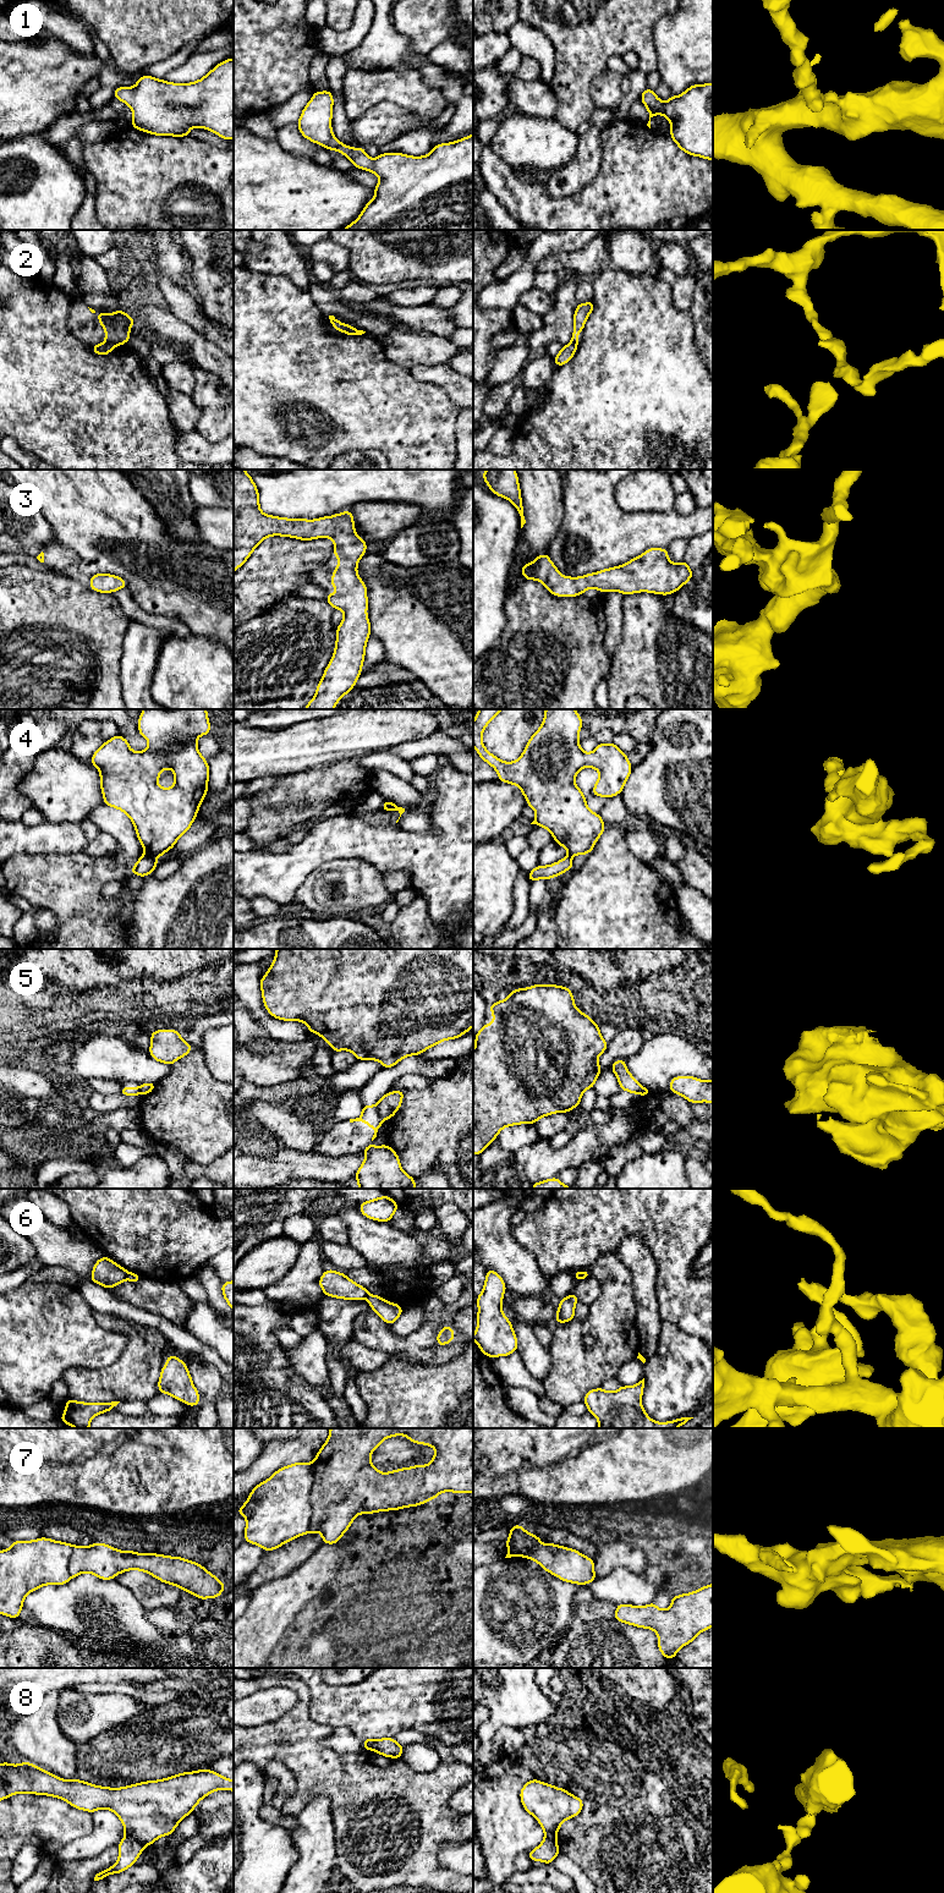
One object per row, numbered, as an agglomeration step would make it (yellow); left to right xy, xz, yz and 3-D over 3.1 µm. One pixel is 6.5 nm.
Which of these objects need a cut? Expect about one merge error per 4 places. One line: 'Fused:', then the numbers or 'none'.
Fused: 2, 4, 5, 6, 7, 8

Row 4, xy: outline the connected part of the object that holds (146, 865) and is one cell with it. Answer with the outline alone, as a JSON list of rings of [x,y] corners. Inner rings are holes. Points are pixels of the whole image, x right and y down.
[[[143,854],[138,858],[137,863],[133,867],[131,867],[131,873],[137,874],[139,877],[147,877],[155,869],[157,866],[157,856]]]

